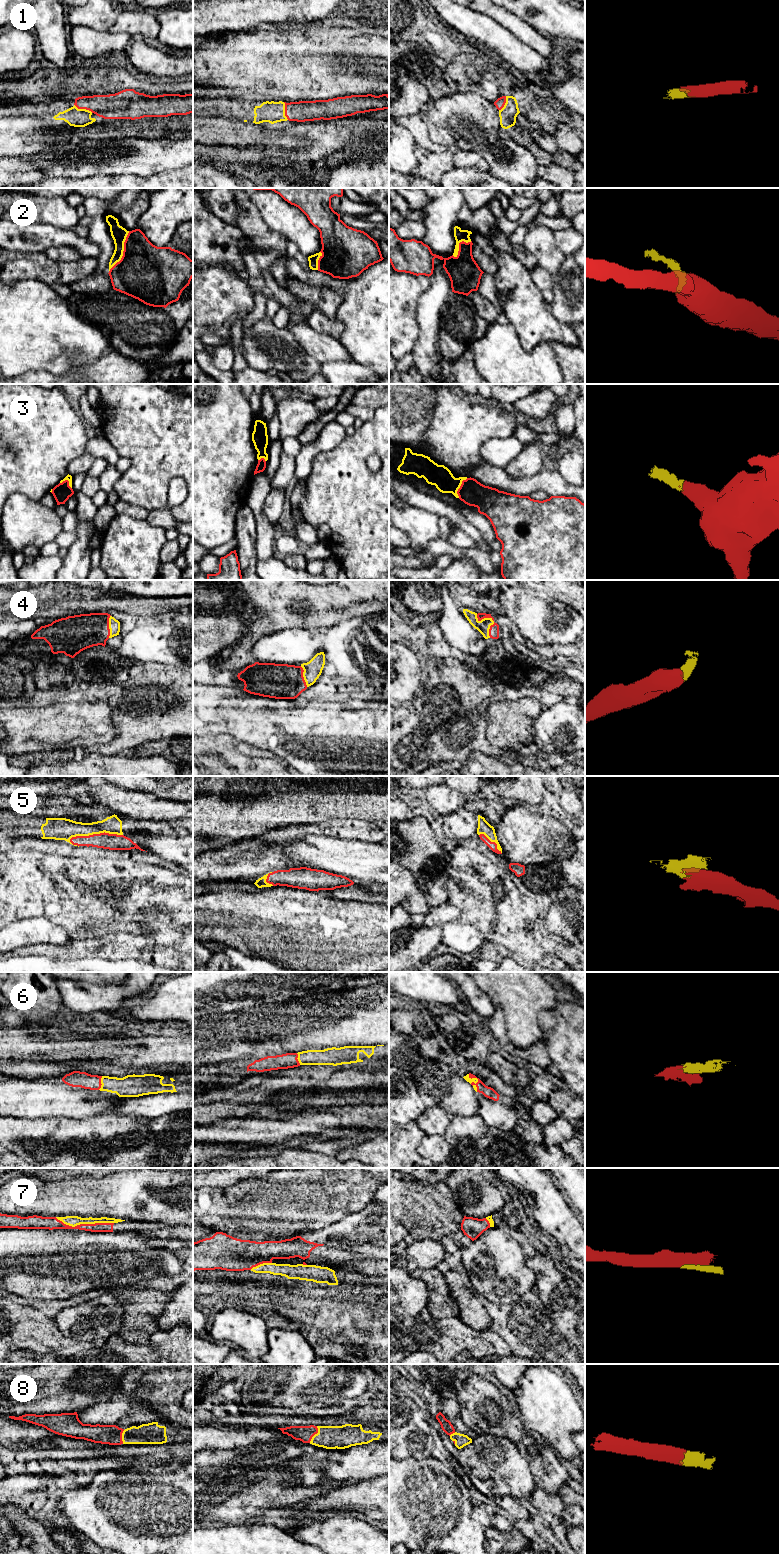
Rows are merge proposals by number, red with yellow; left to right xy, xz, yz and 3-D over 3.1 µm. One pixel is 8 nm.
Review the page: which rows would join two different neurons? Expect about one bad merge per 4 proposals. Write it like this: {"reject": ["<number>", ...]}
{"reject": []}

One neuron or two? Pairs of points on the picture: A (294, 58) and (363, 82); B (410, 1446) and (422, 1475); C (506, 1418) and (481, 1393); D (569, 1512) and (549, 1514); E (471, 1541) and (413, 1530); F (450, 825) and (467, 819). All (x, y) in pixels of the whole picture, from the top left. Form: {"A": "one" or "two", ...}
{"A": "one", "B": "two", "C": "one", "D": "two", "E": "one", "F": "one"}

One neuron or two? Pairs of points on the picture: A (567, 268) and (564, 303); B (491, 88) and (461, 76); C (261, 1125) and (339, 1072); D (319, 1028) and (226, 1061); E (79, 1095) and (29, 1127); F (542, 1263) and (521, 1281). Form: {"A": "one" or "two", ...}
{"A": "one", "B": "one", "C": "two", "D": "one", "E": "two", "F": "two"}

